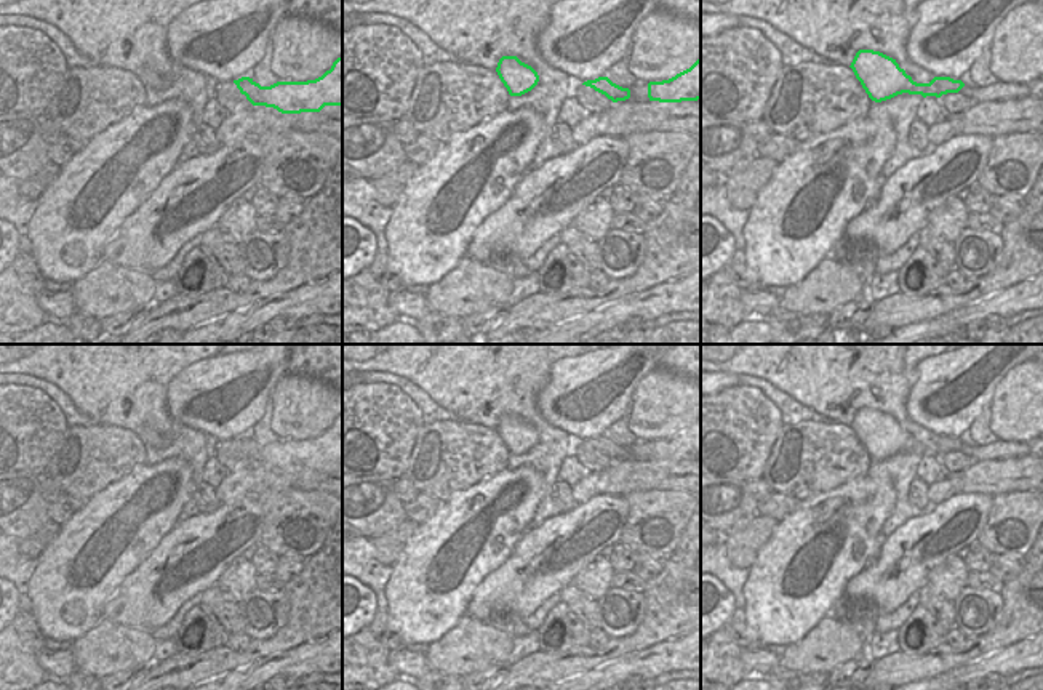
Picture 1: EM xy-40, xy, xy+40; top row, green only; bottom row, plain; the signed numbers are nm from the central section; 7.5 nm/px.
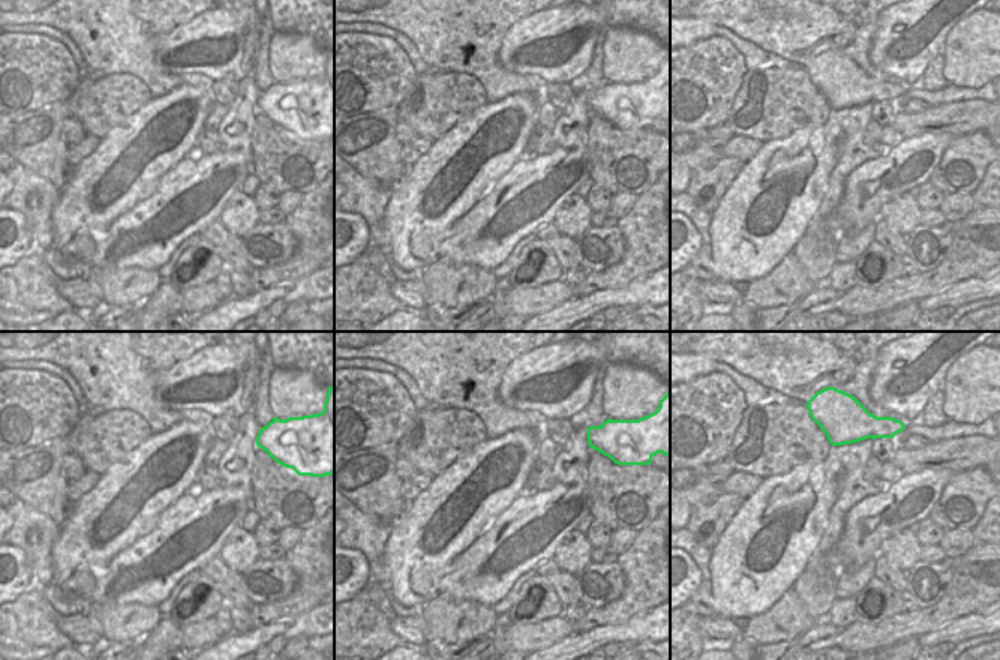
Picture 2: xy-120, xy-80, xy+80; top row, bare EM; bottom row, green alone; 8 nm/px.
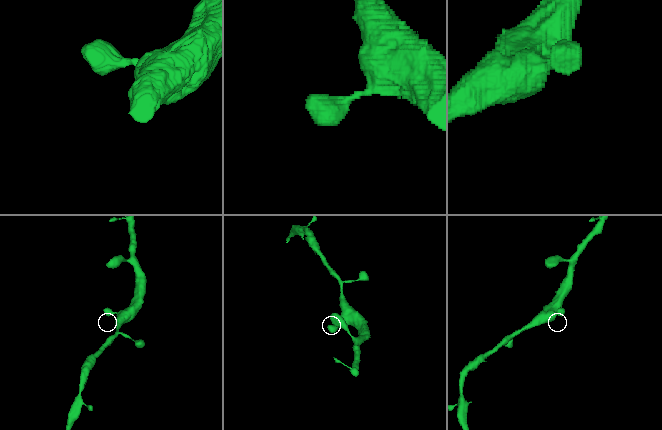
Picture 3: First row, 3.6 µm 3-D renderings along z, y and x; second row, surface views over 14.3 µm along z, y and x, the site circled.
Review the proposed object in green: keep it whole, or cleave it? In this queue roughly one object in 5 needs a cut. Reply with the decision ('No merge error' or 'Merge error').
No merge error.

